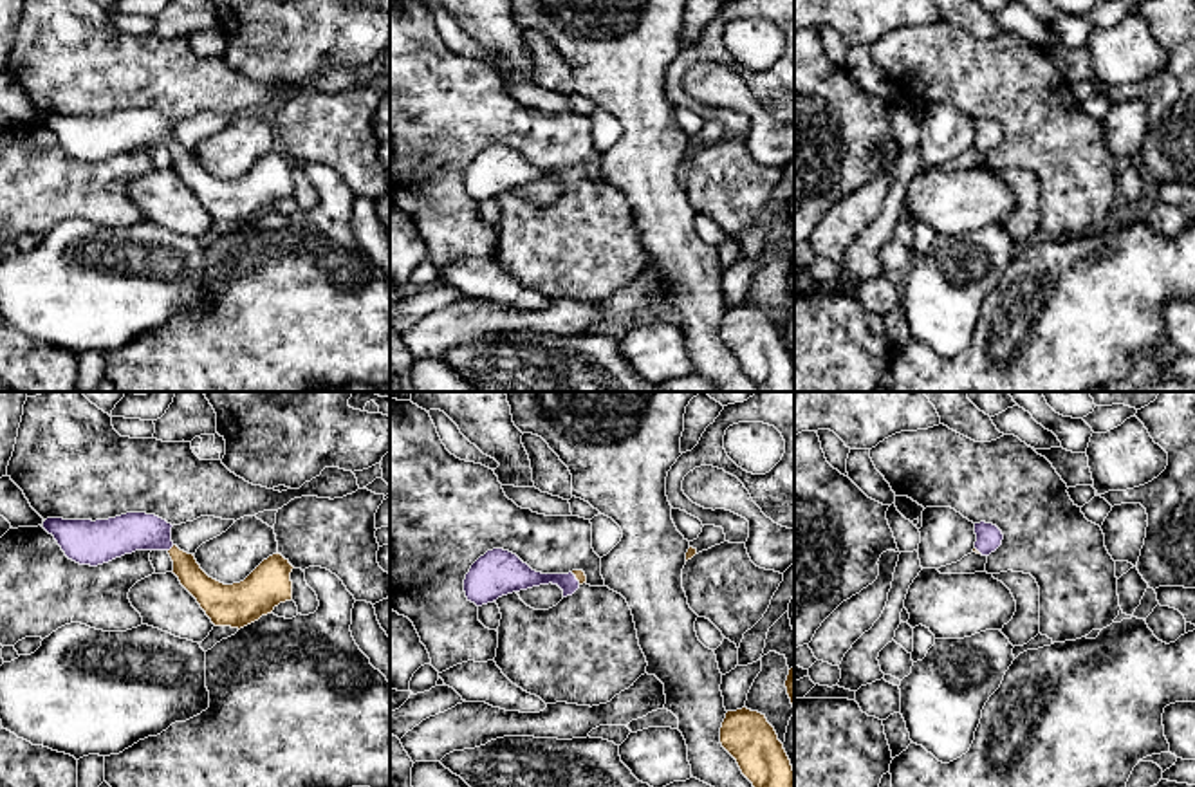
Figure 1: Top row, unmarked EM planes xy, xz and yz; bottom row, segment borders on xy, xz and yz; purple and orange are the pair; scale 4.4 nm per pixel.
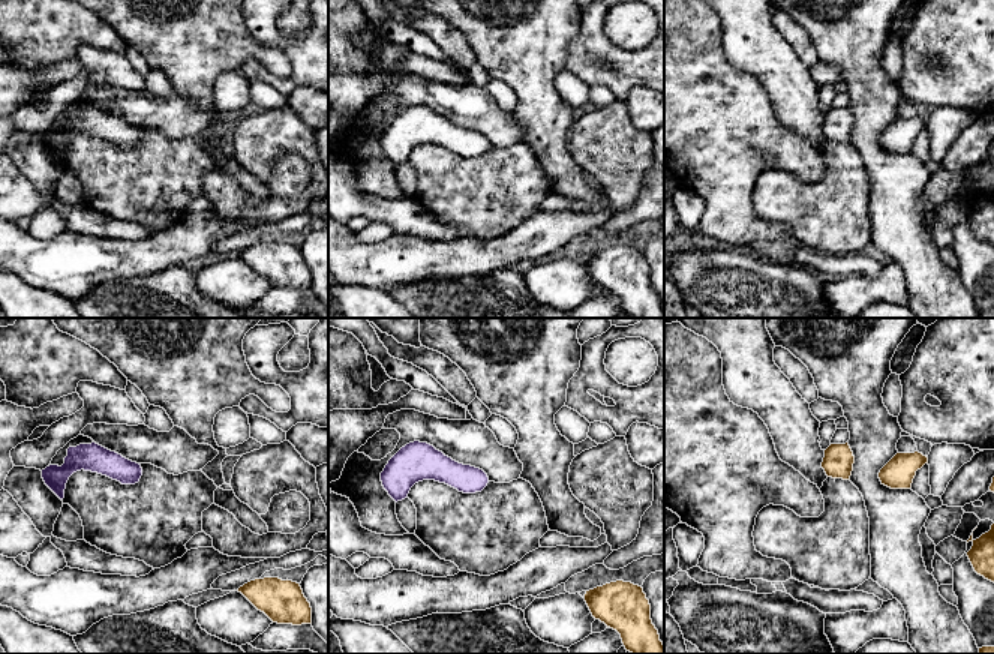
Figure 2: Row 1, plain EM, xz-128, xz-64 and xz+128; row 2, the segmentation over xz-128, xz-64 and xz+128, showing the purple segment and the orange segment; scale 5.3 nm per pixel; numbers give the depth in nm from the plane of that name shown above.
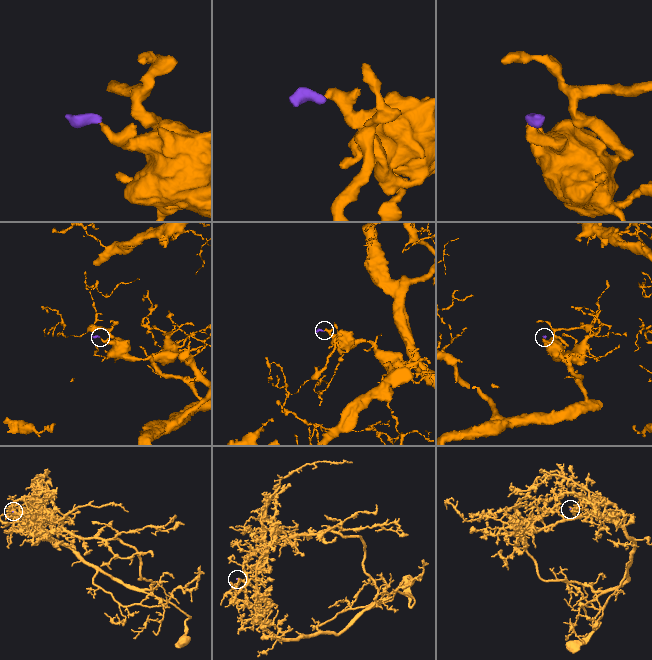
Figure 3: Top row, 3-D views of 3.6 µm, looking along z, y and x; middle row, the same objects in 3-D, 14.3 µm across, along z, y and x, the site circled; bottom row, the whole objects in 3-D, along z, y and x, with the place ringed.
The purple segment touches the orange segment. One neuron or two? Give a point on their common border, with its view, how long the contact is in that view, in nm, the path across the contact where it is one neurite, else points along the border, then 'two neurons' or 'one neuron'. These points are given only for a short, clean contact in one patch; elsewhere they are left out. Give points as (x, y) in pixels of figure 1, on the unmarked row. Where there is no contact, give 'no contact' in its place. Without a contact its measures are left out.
meets purple in xy at (170, 143); contact 40 nm long; runs through xy (123, 130), (156, 130), (170, 143), (206, 186); one neuron

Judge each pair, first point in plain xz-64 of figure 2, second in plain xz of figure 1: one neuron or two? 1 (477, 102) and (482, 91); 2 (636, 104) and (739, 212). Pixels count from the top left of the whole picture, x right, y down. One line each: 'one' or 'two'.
1: one
2: two

